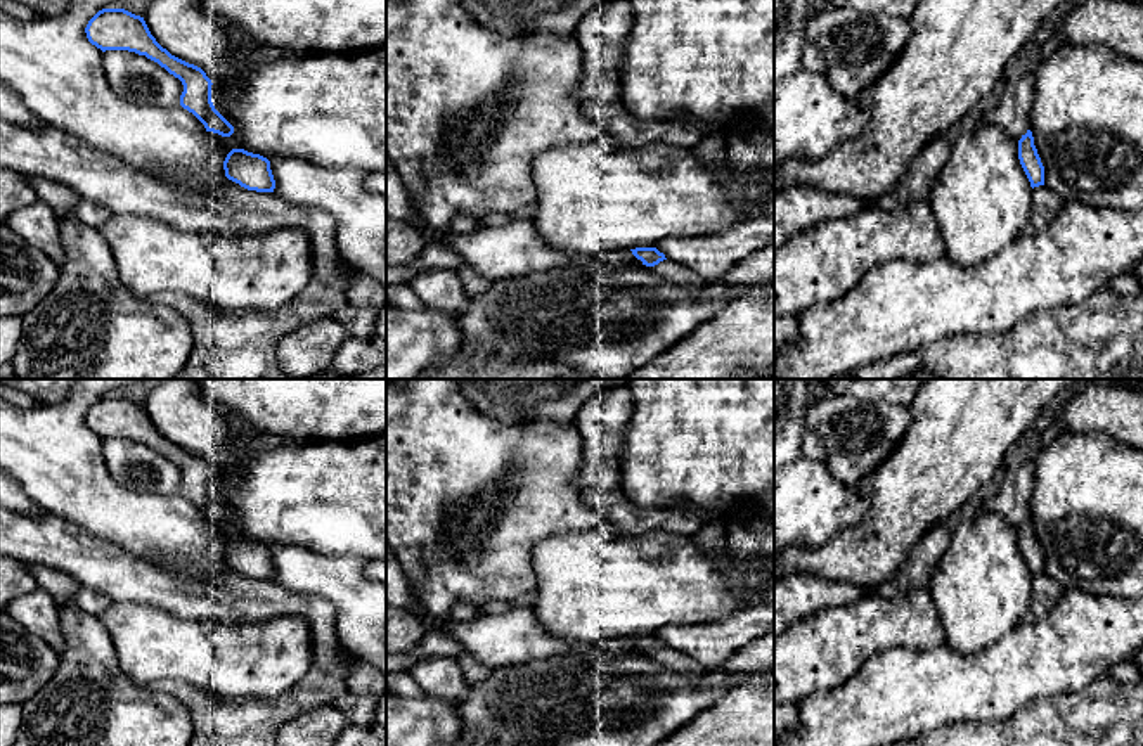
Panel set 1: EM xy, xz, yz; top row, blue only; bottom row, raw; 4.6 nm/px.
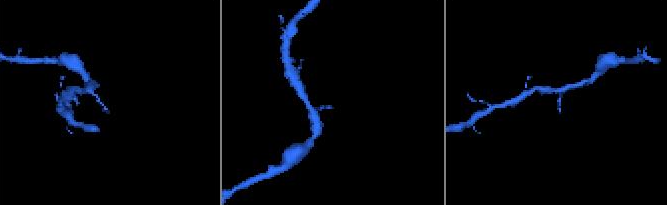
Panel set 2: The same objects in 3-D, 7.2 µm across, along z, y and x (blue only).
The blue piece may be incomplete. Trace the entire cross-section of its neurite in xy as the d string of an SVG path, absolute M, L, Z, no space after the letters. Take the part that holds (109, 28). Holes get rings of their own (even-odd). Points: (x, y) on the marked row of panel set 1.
M102 9L85 28L92 45L106 50L128 50L158 62L184 85L180 106L192 113L206 128L206 132L230 137L234 126L215 109L211 102L211 80L206 73L189 64L166 48L163 48L151 35L144 17L125 9Z

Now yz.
M1027 130L1018 140L1018 159L1030 182L1030 187L1044 185L1044 166L1034 145L1032 132Z

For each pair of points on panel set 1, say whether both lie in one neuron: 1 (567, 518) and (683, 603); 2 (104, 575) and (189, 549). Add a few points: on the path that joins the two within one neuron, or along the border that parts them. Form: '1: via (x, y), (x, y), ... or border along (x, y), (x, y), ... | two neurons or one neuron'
1: border along (608, 528), (561, 532), (546, 539) | two neurons
2: border along (113, 542), (167, 570), (187, 575) | two neurons

